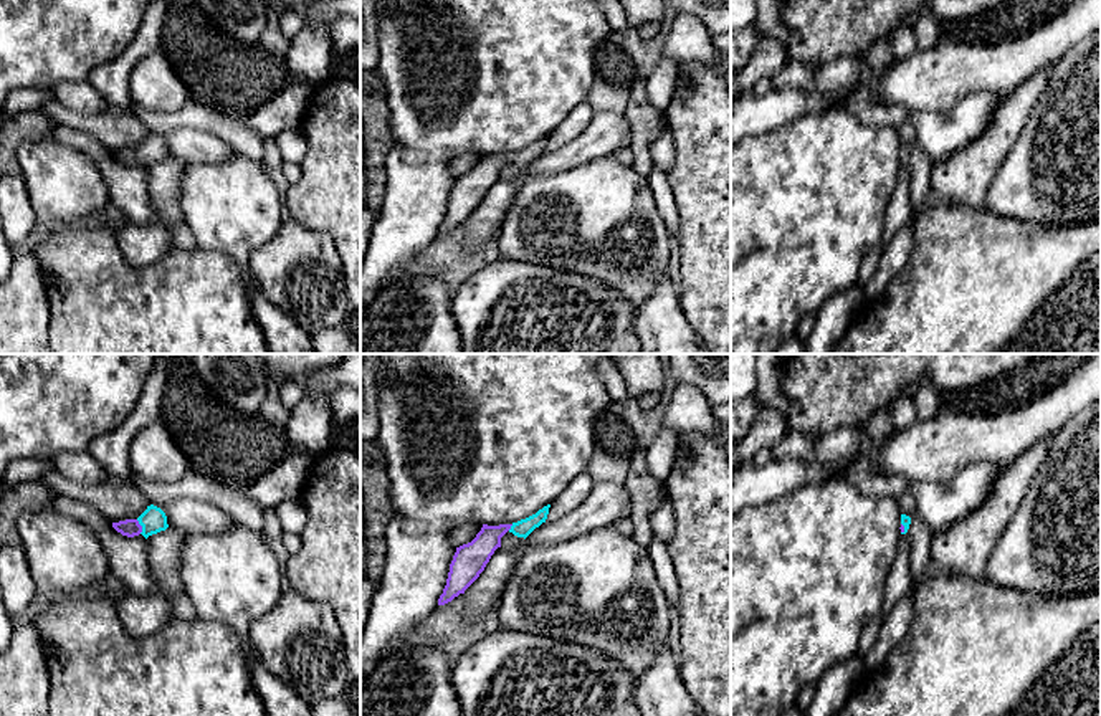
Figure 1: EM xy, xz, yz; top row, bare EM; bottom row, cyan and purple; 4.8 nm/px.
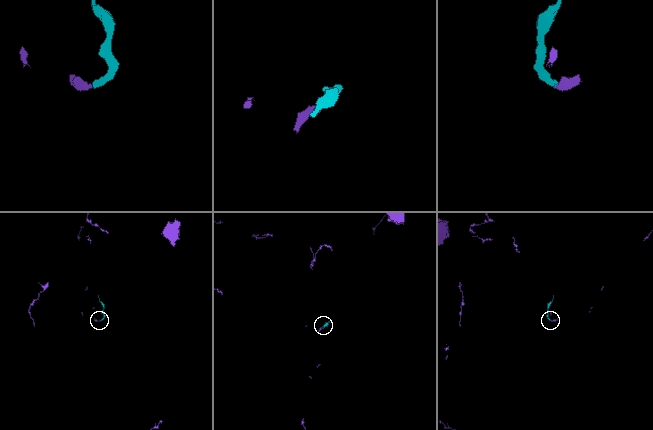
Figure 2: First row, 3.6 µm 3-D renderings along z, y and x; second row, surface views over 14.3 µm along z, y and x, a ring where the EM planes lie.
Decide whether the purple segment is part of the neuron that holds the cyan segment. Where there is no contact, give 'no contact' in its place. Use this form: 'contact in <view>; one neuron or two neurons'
contact in xy; one neuron

